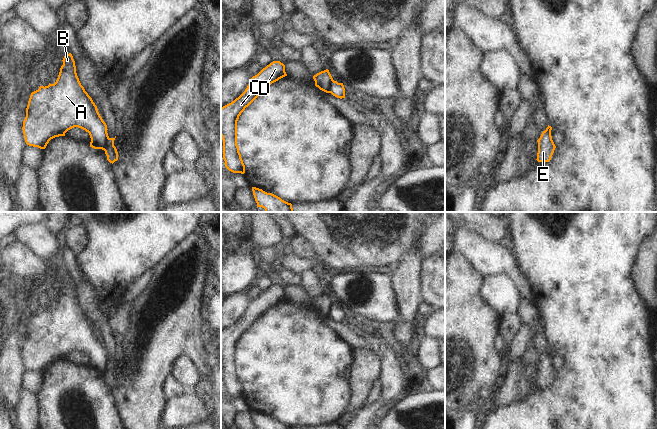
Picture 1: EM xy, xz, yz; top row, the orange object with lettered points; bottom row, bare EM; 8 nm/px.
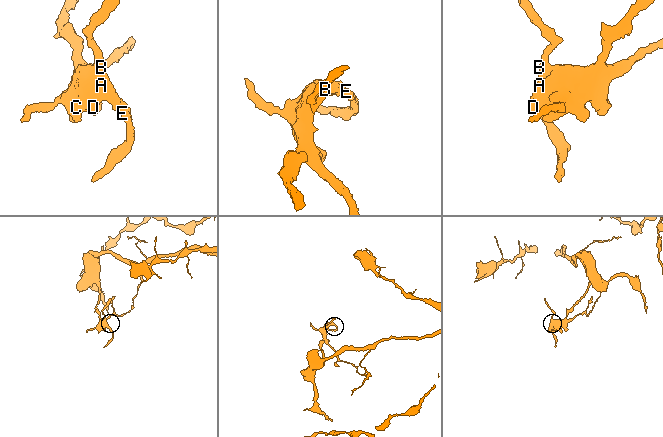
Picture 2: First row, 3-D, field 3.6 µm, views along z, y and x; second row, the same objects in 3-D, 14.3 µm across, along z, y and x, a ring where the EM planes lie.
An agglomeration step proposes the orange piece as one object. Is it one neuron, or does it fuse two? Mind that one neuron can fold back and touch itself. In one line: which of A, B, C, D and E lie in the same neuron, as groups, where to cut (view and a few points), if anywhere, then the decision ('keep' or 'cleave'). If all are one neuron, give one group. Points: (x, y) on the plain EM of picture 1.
groups A B C D / E; cut xy (110, 362), (104, 374); cleave

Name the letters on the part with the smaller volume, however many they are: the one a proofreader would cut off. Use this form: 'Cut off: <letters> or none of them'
Cut off: E

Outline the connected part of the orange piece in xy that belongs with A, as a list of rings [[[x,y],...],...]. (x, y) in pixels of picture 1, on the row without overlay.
[[[72,278],[62,285],[56,306],[30,319],[22,351],[25,366],[45,373],[51,363],[78,351],[89,357],[90,371],[105,374],[110,363],[107,349],[79,305]]]

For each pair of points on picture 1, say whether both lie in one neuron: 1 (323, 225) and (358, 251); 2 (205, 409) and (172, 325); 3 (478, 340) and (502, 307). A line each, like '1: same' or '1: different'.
1: same
2: different
3: different

